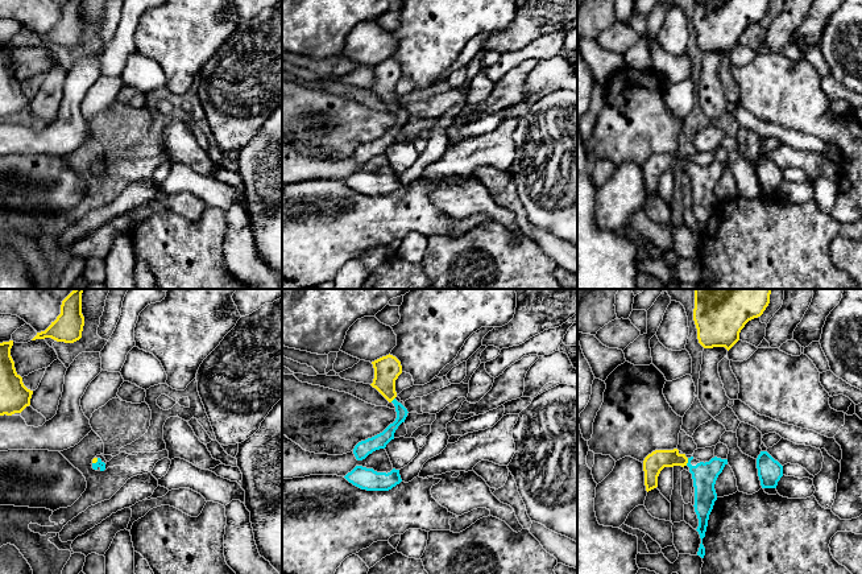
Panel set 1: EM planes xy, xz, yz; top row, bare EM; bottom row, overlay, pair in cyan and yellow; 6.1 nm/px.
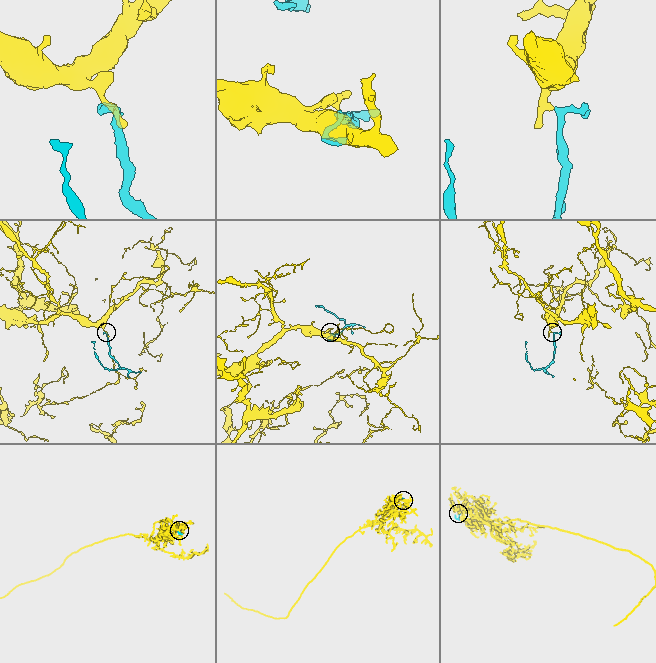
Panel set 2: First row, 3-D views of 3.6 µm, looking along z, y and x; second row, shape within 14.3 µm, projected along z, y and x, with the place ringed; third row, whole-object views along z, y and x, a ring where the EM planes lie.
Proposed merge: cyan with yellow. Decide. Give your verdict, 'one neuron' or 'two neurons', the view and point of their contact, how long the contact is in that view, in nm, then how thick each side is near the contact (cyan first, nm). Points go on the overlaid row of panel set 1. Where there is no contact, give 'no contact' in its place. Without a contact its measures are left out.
one neuron | yz (688, 462) | 50 nm | 150/120 nm

